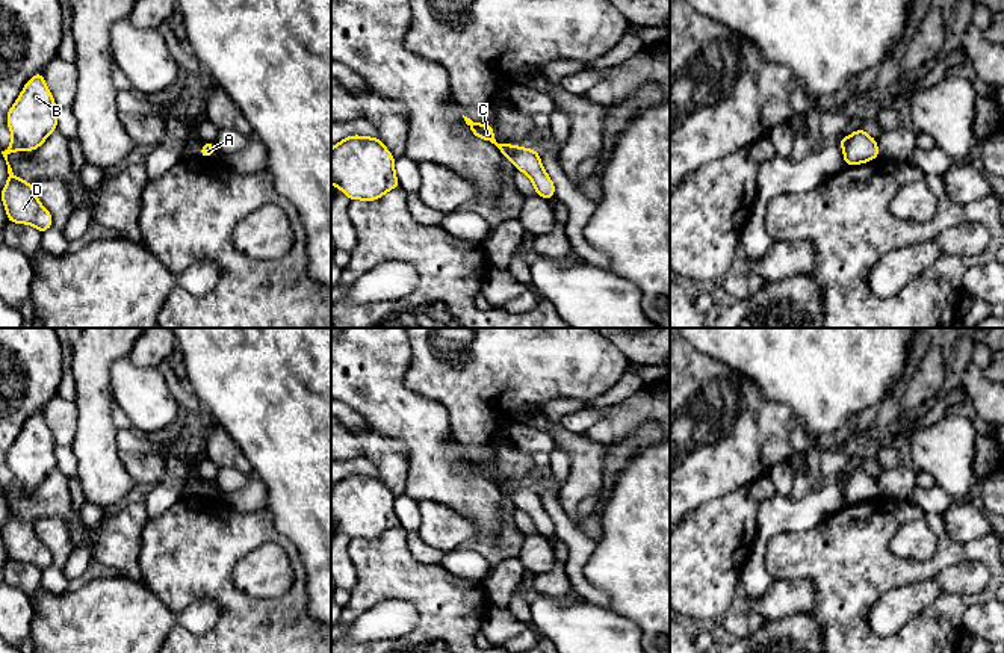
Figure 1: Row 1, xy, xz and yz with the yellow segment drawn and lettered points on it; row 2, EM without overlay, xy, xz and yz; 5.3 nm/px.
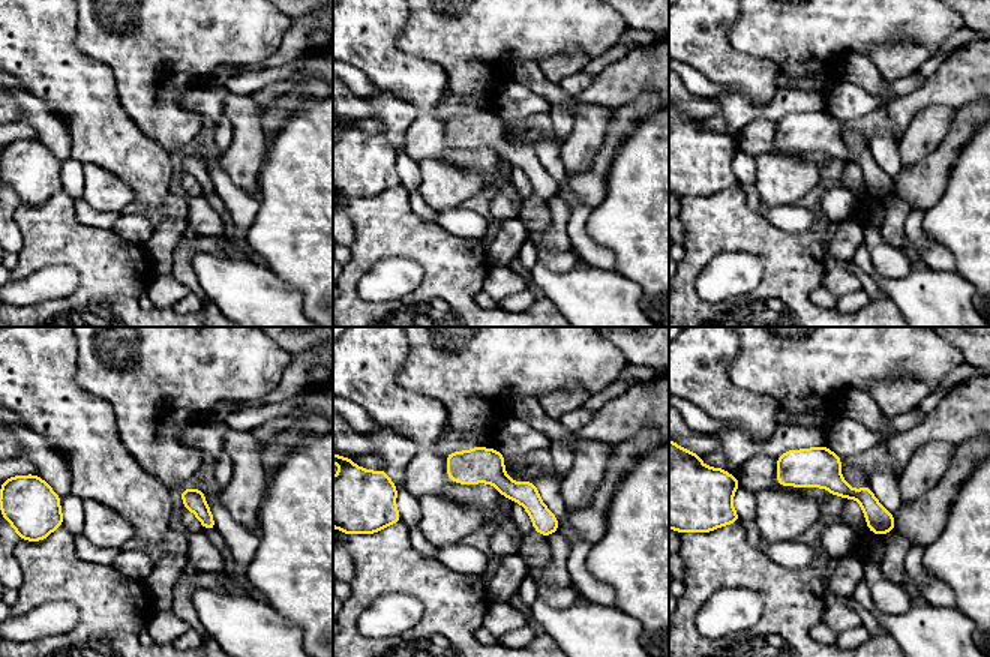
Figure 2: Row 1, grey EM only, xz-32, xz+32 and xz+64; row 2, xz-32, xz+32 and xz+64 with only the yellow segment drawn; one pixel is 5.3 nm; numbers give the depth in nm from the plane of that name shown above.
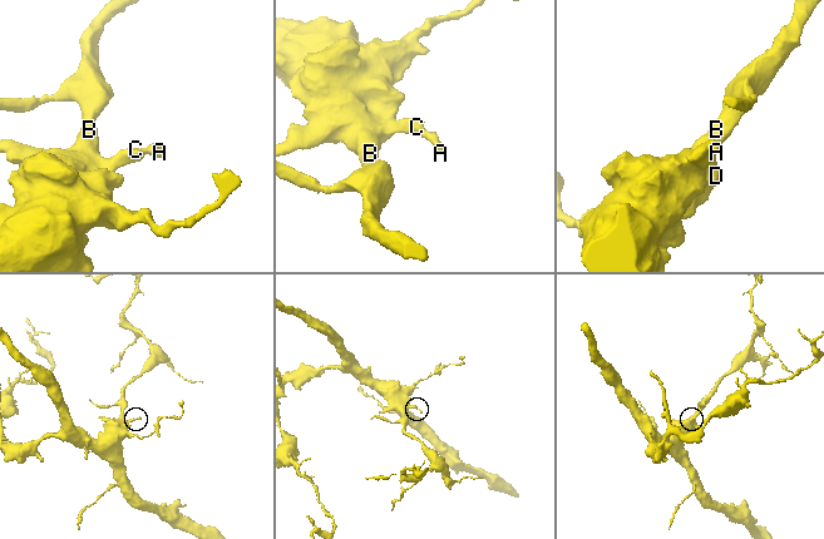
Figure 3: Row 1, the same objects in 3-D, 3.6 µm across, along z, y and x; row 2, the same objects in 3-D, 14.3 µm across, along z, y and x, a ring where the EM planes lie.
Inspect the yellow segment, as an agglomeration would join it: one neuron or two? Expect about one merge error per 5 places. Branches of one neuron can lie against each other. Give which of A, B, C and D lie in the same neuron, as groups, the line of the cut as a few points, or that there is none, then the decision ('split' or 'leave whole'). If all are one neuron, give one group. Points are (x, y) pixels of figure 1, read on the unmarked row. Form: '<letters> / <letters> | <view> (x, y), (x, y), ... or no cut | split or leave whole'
A B C D | no cut | leave whole

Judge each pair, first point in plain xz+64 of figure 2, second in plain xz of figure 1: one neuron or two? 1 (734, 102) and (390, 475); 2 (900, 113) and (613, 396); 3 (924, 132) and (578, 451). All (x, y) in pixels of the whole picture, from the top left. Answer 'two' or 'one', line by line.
1: one
2: two
3: one

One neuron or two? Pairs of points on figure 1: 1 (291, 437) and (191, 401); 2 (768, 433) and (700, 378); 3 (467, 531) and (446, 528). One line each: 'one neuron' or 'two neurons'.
1: two neurons
2: one neuron
3: one neuron

